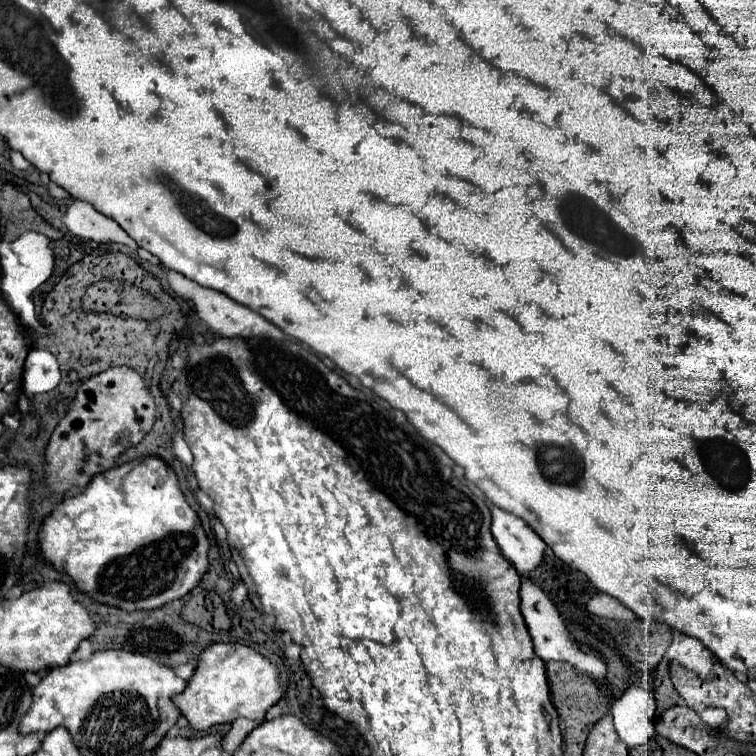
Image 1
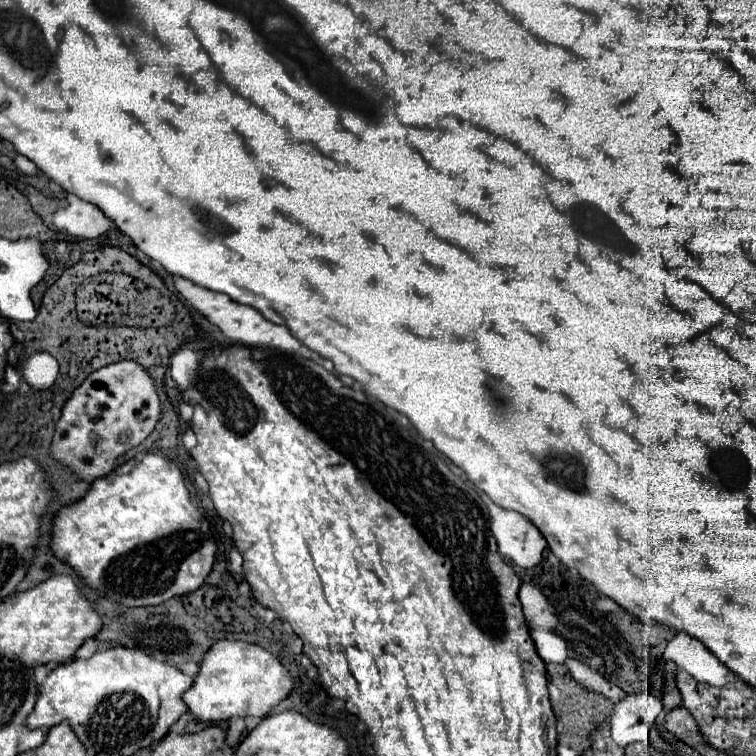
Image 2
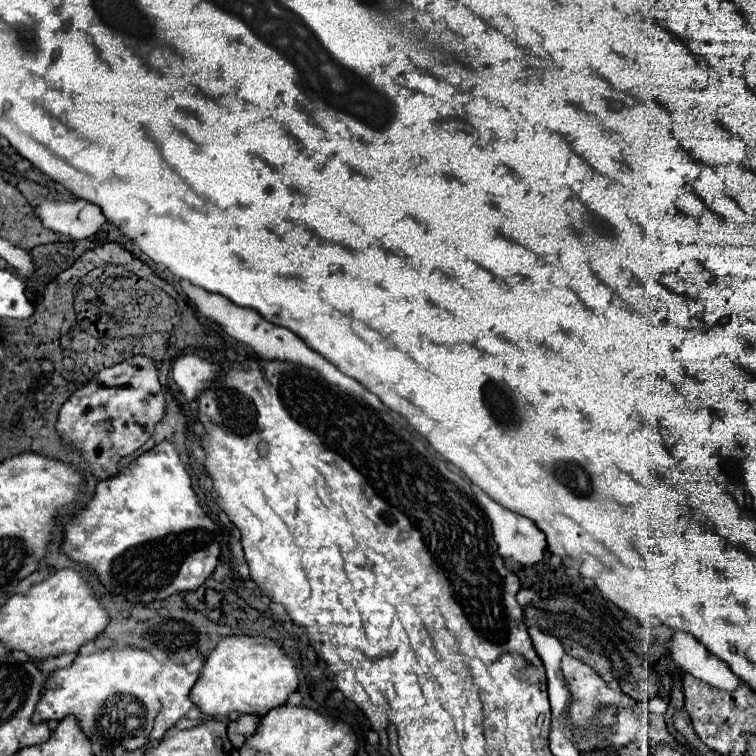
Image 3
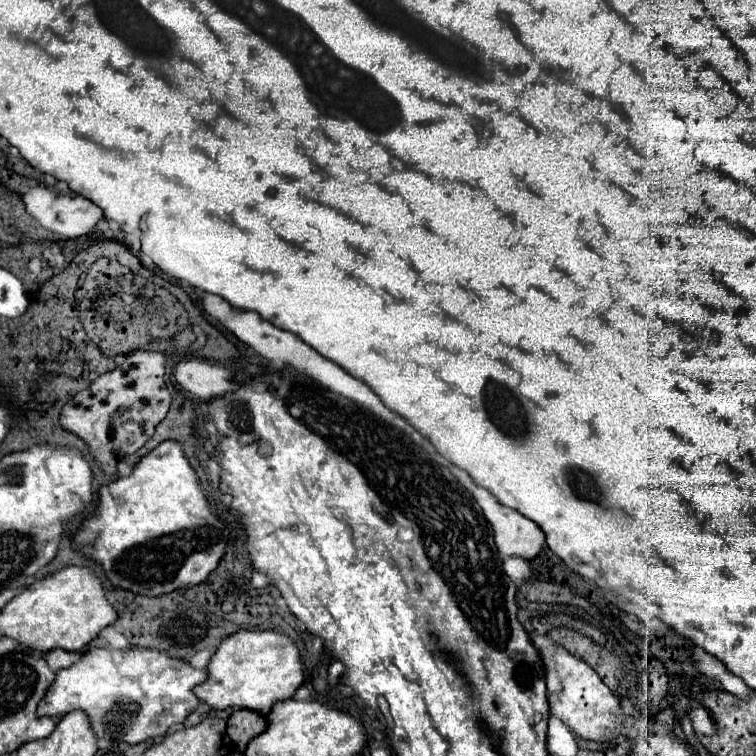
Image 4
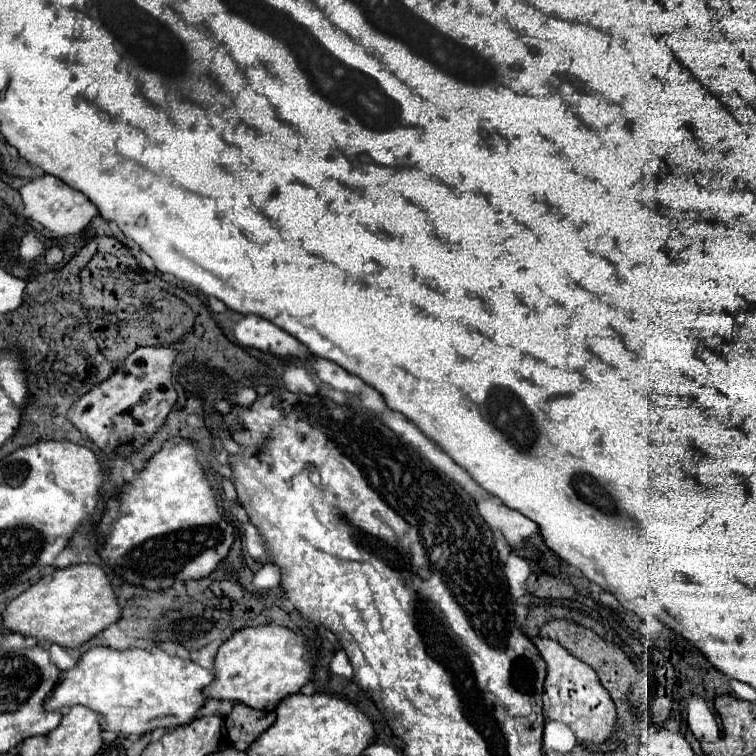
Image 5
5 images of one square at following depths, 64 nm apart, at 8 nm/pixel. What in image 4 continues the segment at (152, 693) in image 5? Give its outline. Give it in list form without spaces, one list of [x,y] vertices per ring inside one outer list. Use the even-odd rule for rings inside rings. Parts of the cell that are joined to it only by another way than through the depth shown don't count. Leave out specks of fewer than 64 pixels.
[[[92,648],[70,668],[56,672],[50,692],[46,690],[36,714],[58,718],[72,710],[82,710],[96,738],[110,736],[124,744],[140,744],[164,736],[170,726],[182,724],[200,704],[192,690],[206,680],[206,670],[196,670],[188,662],[176,660],[175,649],[160,652],[136,648],[120,652]]]

